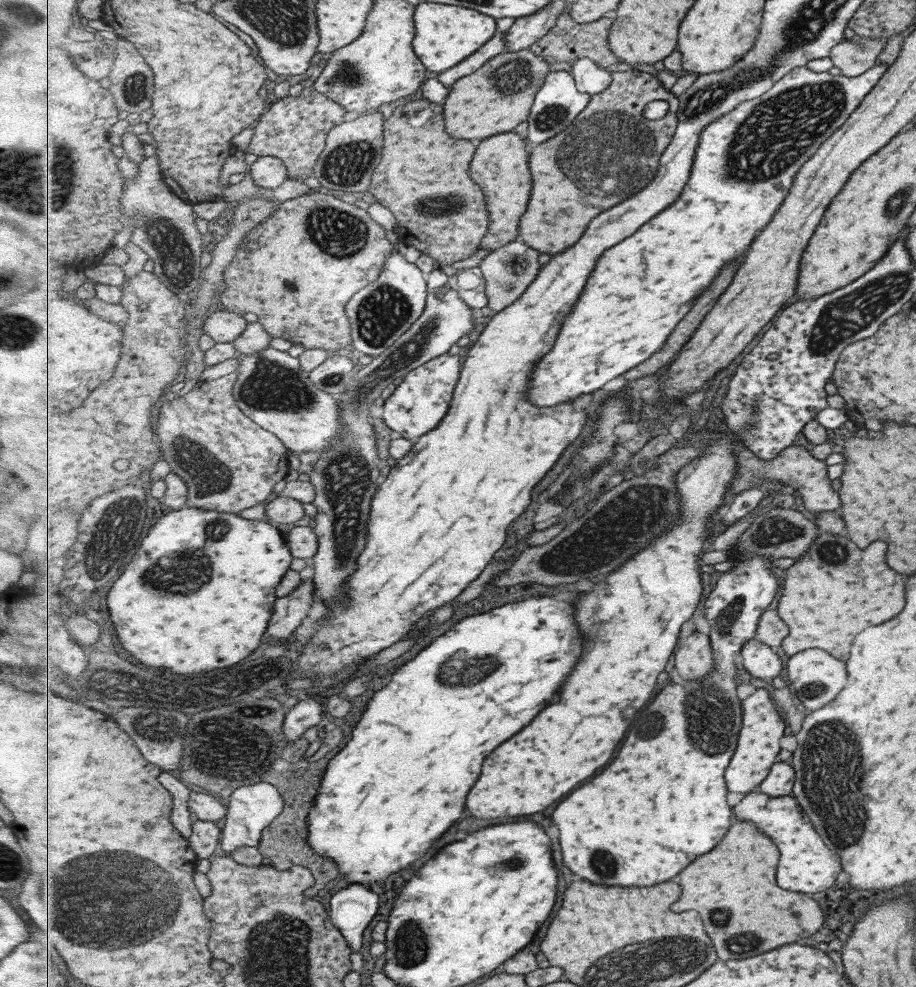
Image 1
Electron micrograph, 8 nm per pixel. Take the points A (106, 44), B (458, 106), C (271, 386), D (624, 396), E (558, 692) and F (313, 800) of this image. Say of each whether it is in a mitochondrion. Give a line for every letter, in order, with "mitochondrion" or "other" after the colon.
A: other
B: other
C: mitochondrion
D: other
E: other
F: other

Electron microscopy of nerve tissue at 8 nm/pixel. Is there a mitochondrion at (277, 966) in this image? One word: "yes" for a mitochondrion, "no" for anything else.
yes

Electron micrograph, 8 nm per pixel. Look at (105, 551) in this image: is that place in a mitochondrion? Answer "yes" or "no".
yes

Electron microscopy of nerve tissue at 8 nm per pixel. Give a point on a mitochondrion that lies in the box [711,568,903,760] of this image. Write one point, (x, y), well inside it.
(727, 616)

